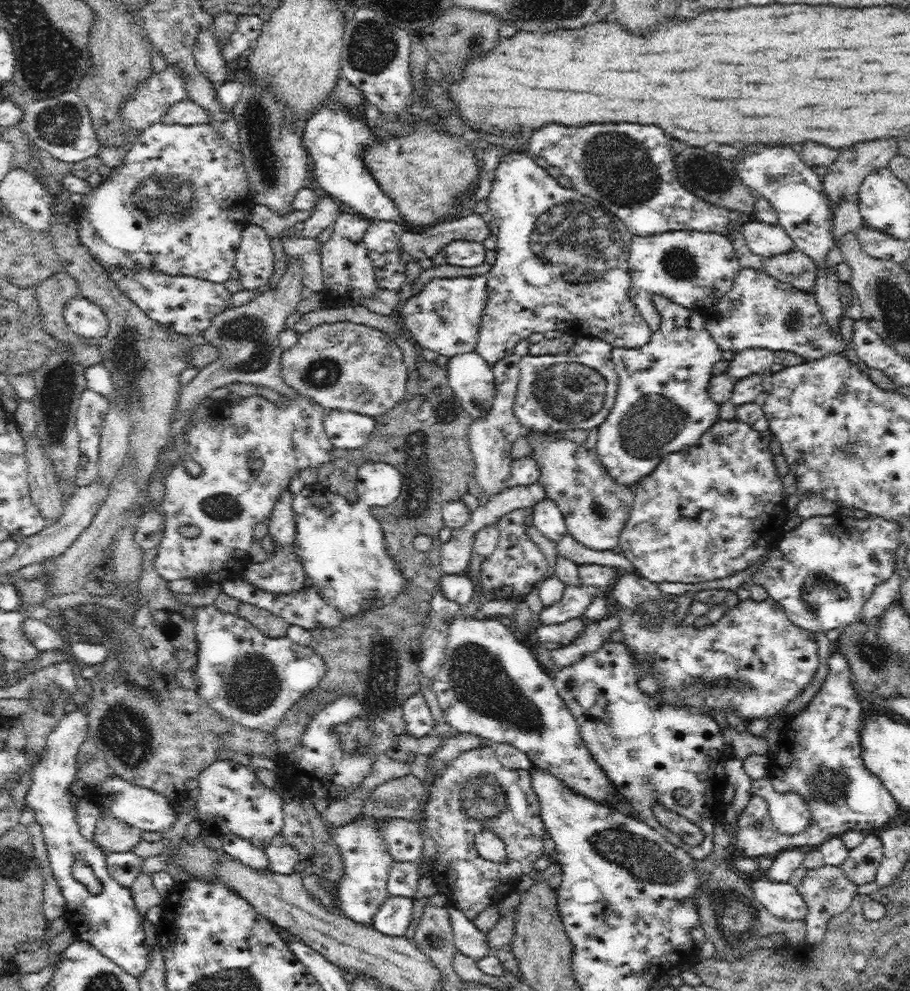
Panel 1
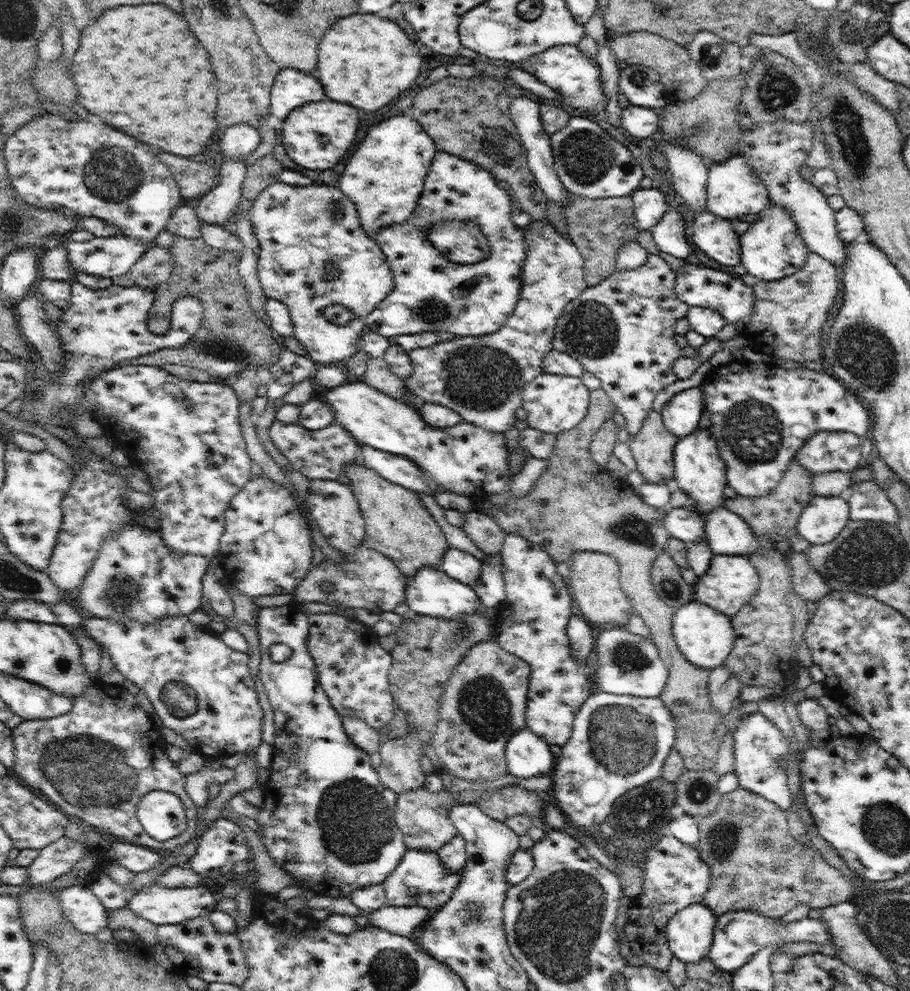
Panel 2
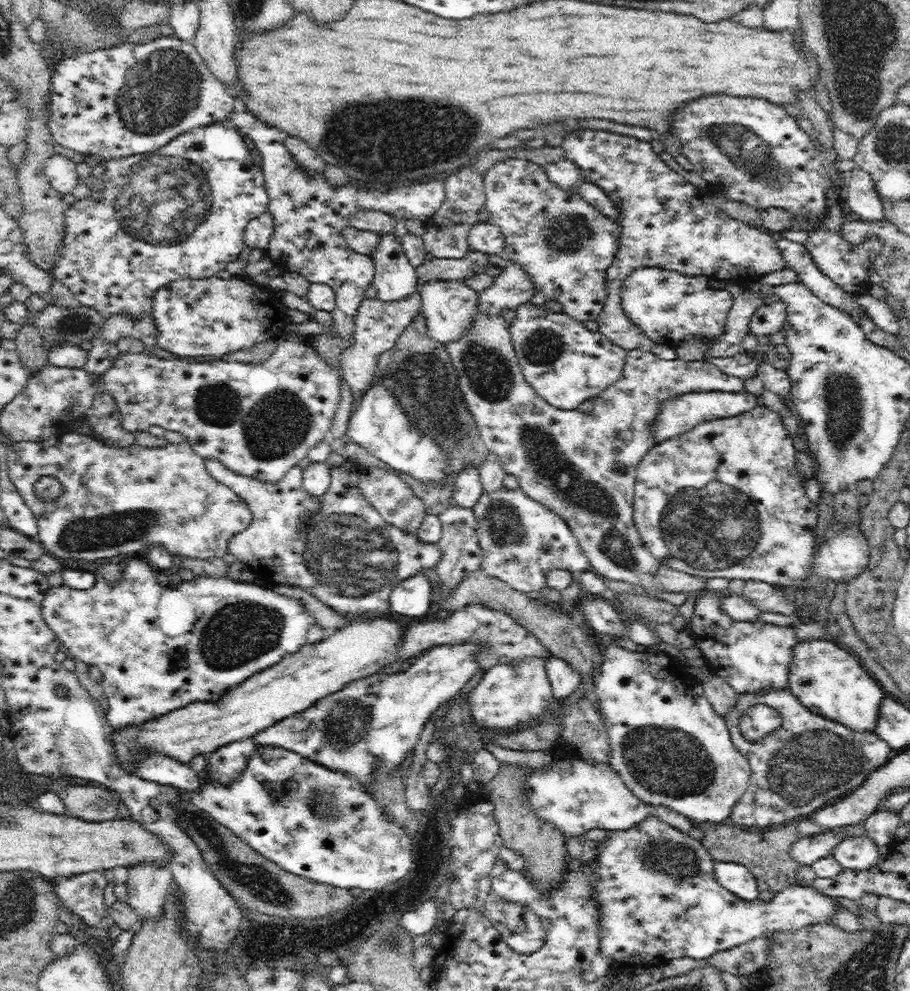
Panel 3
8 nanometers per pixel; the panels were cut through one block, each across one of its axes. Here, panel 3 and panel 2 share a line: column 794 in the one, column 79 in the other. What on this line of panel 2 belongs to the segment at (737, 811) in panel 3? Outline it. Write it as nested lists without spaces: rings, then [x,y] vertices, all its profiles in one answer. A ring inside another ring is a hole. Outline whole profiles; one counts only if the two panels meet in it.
[[[97,683],[89,686],[84,694],[81,694],[74,699],[73,706],[67,714],[44,720],[22,720],[22,723],[12,730],[12,740],[14,740],[14,754],[16,754],[17,758],[16,765],[12,767],[13,776],[18,780],[22,780],[26,787],[32,789],[42,798],[46,798],[46,800],[54,803],[64,814],[75,819],[75,821],[88,825],[90,828],[100,833],[106,832],[112,834],[112,836],[122,838],[126,843],[138,846],[141,845],[142,847],[155,850],[158,853],[160,853],[161,850],[168,850],[168,852],[172,851],[175,853],[195,836],[197,827],[196,809],[198,806],[193,803],[193,800],[188,796],[187,790],[184,789],[184,785],[186,785],[186,776],[178,770],[178,766],[174,764],[175,762],[170,760],[166,755],[167,743],[163,740],[161,730],[153,722],[152,717],[146,713],[144,708],[138,706],[138,702],[136,702],[134,695],[128,693],[128,691],[126,691],[126,689],[121,685],[109,685],[107,683],[102,685],[101,683]],[[151,790],[173,792],[183,802],[188,822],[186,830],[182,832],[179,837],[166,840],[165,842],[159,842],[152,838],[152,836],[149,836],[149,834],[144,830],[144,827],[140,824],[140,821],[137,819],[136,805],[140,802],[142,796],[148,794]]]

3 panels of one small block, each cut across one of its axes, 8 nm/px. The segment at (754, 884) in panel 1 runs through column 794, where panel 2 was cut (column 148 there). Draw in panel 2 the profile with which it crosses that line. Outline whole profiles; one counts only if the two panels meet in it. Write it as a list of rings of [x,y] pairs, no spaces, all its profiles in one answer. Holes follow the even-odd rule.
[[[161,884],[145,886],[128,899],[127,906],[137,915],[155,925],[182,924],[199,916],[209,915],[217,908],[218,897],[206,886],[192,888],[168,888]]]

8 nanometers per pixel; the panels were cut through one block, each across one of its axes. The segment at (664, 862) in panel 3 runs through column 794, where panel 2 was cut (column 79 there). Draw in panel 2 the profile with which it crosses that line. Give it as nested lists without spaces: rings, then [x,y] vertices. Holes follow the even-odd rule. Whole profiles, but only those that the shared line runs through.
[[[71,885],[58,894],[63,913],[76,930],[96,935],[108,924],[108,911],[92,893],[90,886]]]

